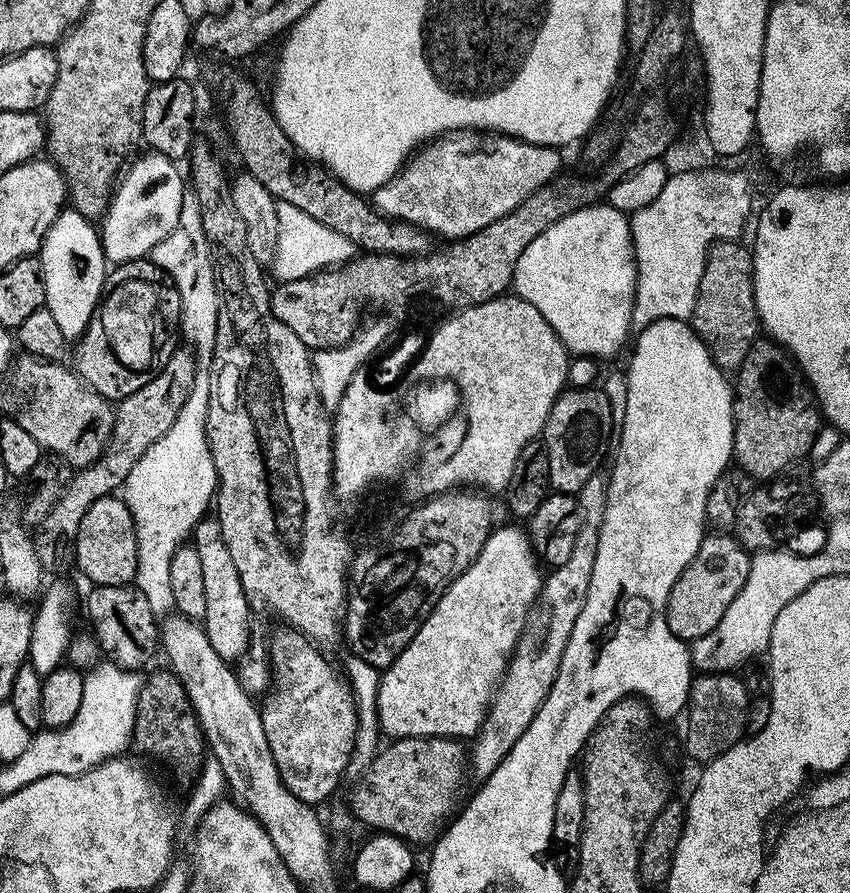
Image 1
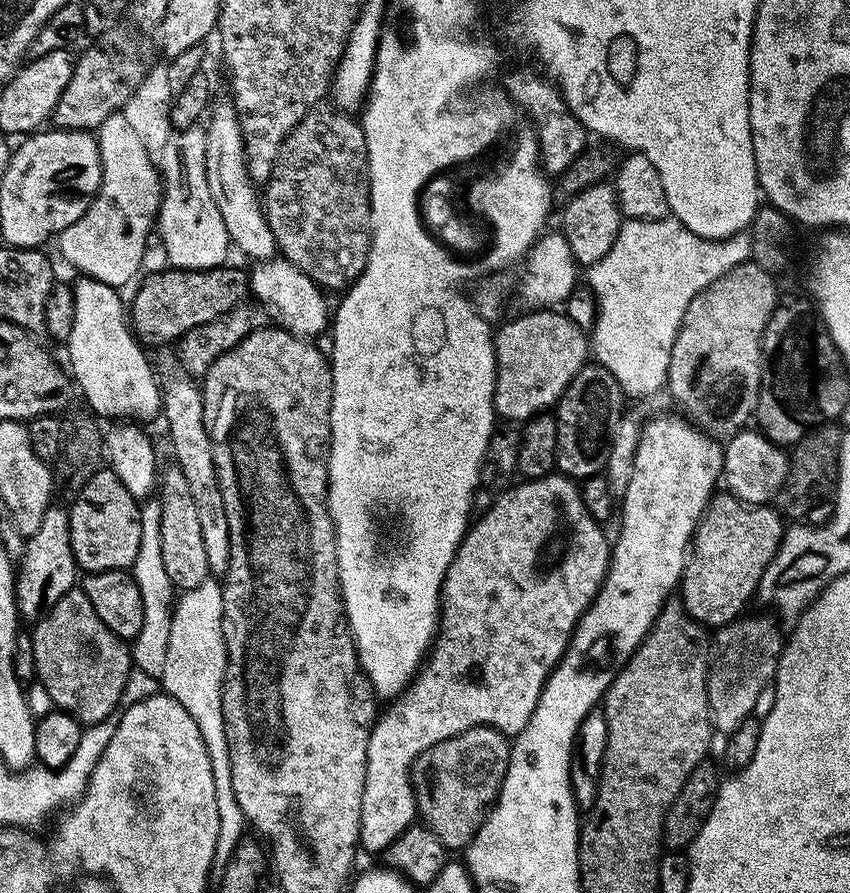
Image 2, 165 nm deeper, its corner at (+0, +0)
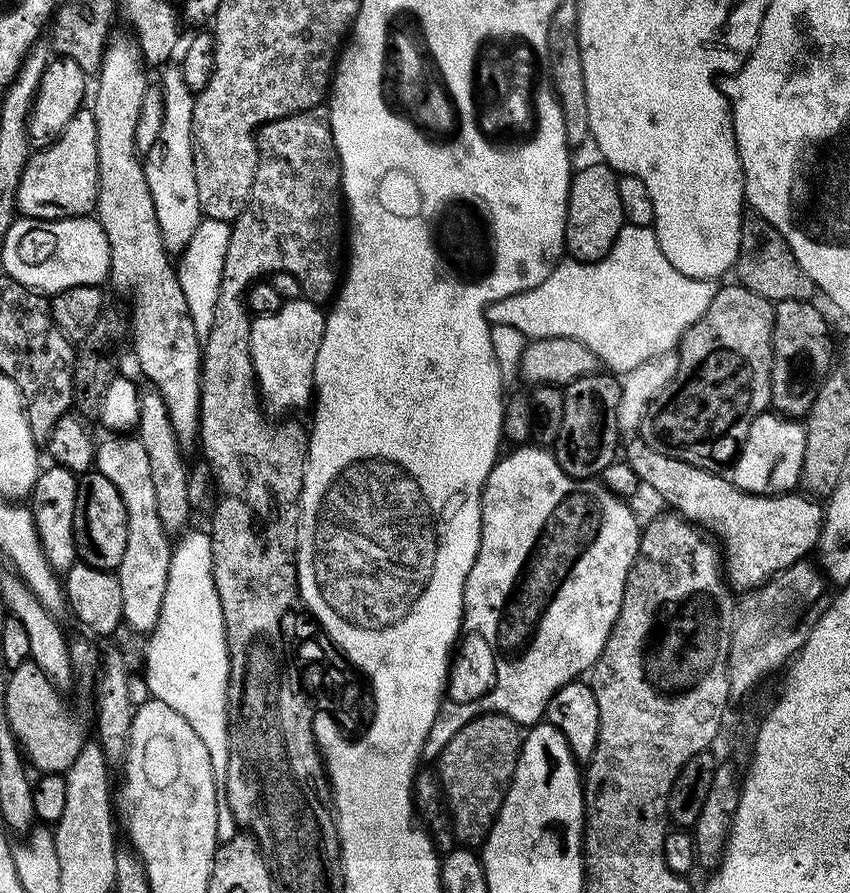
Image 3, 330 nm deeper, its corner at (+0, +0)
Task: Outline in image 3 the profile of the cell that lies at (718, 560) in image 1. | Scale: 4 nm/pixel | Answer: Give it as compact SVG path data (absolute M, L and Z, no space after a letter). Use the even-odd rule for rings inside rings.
M642 439L627 440L622 444L622 456L629 472L633 472L645 485L649 484L668 503L665 505L674 506L685 519L708 528L712 526L722 534L720 540L726 557L726 570L727 573L729 570L729 579L732 578L731 583L737 589L760 587L764 581L805 559L808 551L821 543L826 512L816 505L819 503L815 499L804 494L796 496L795 491L774 496L743 492L719 471L699 468L690 462L682 462L678 456L662 454Z

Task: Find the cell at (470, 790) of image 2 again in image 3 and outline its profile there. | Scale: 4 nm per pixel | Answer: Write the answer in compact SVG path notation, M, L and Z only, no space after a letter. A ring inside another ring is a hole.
M481 714L473 718L464 728L458 730L450 738L444 748L439 749L440 786L444 789L447 811L450 813L450 828L456 831L461 845L480 846L488 839L490 830L500 815L500 807L504 805L504 794L512 783L512 772L516 768L516 759L520 756L522 728L510 717L499 714Z

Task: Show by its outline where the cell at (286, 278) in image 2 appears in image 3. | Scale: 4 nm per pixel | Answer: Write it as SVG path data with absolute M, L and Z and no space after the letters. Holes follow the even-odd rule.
M307 298L285 299L283 306L274 314L269 316L260 314L251 321L249 352L252 355L258 392L265 401L268 399L276 408L300 408L307 400L309 403L313 399L314 385L309 377L314 370L318 346L324 337L324 322L326 319L325 313L320 313L320 310L322 308L319 303L313 303Z

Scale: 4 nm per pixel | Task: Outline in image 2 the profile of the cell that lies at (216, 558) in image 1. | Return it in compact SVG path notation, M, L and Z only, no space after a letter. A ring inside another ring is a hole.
M189 379L172 380L162 388L162 420L168 423L168 440L172 443L175 467L184 475L190 488L197 521L201 525L202 542L205 545L209 571L216 576L225 575L230 563L229 524L226 522L225 506L221 490L216 483L216 467L212 461L212 442L203 425L203 398L201 389Z

